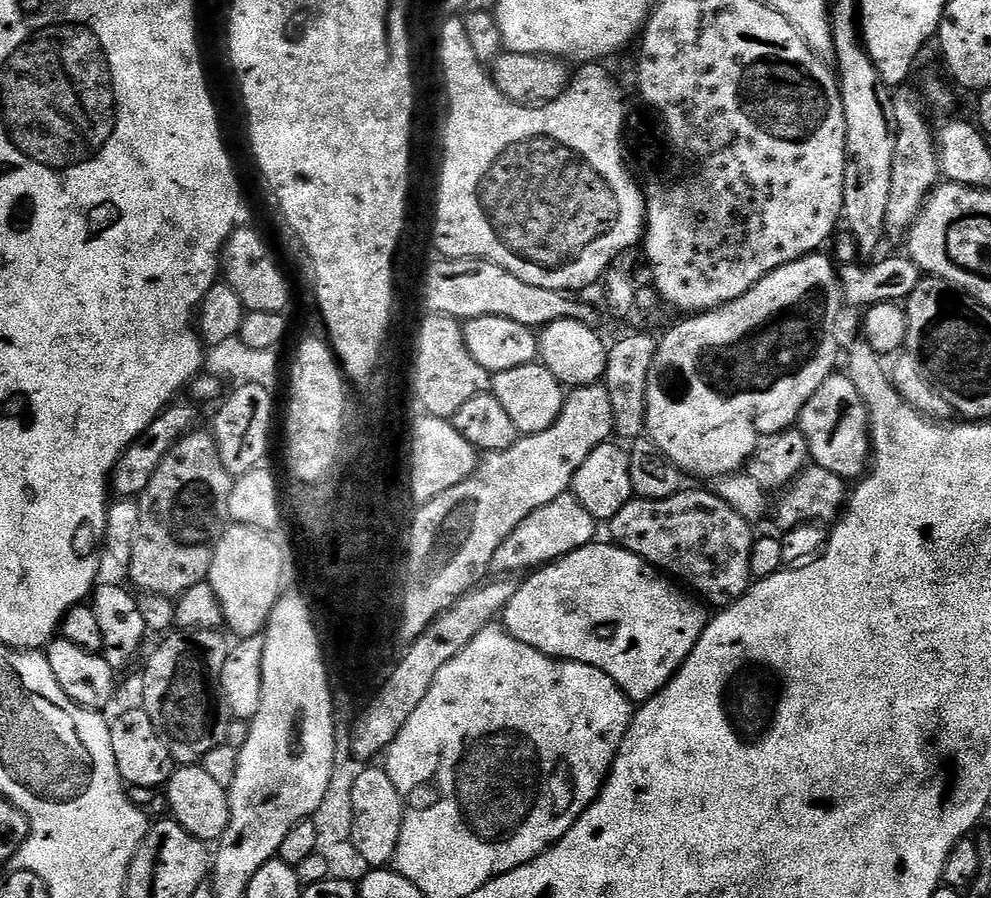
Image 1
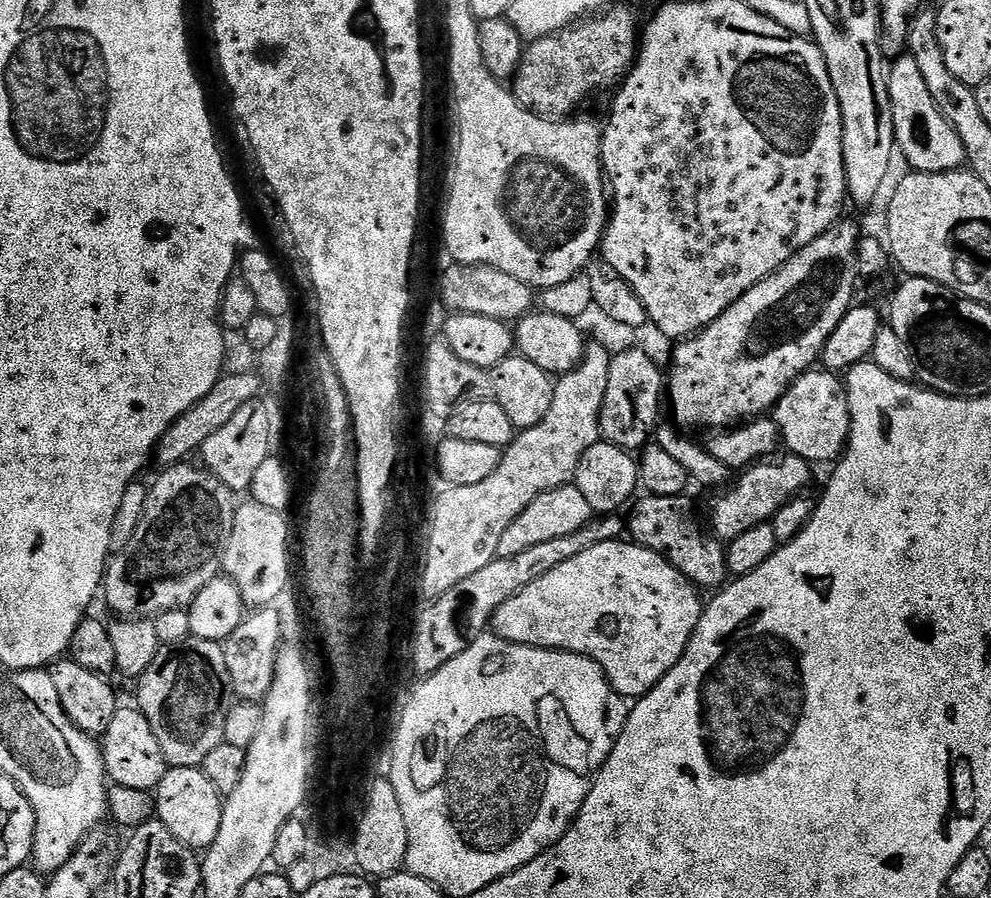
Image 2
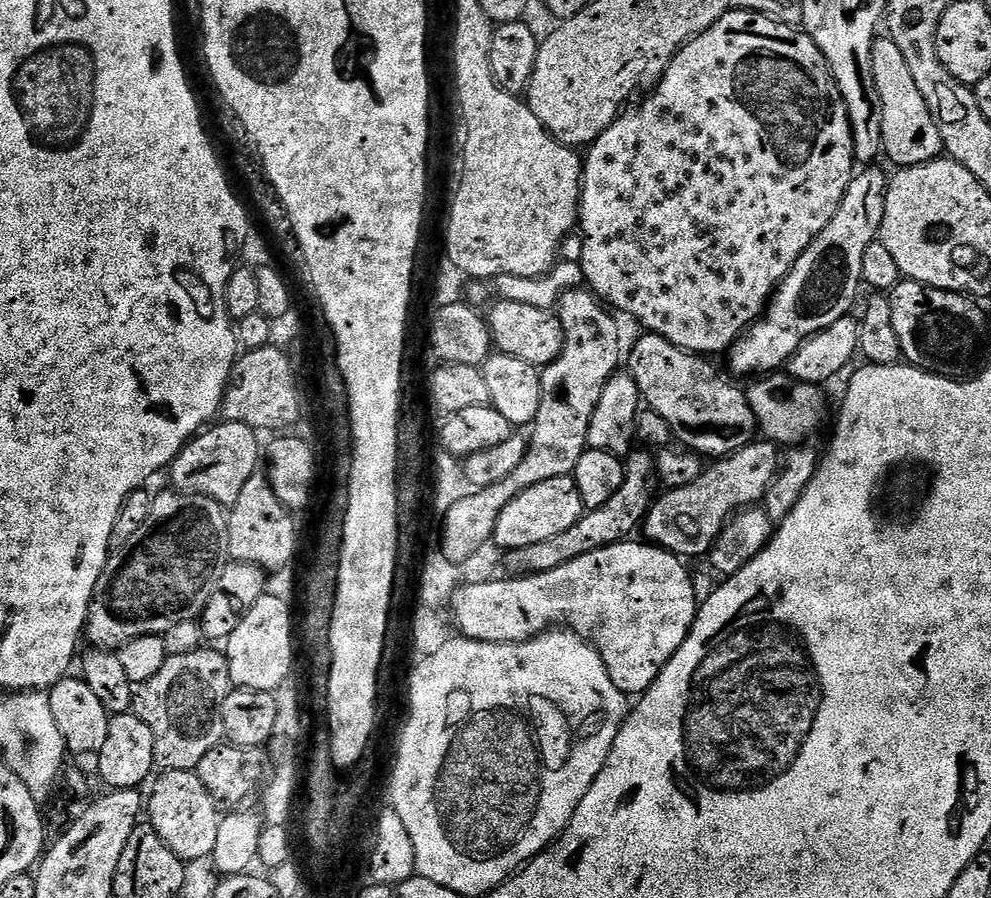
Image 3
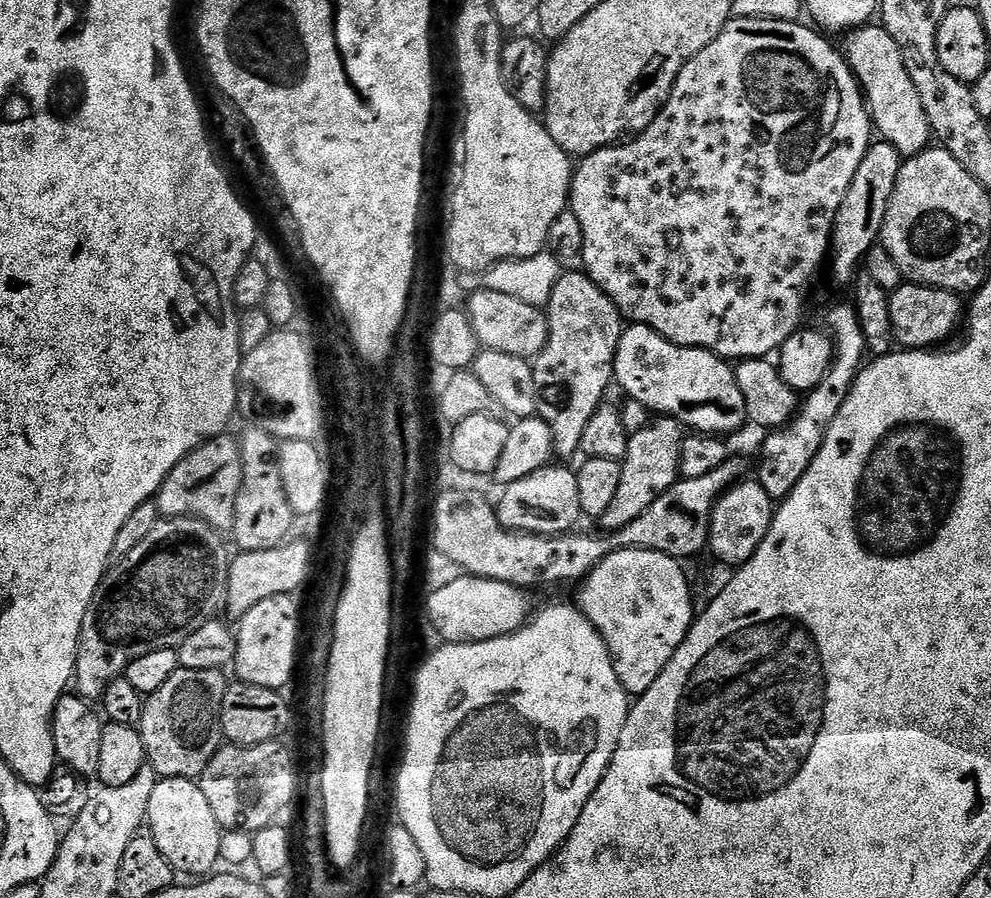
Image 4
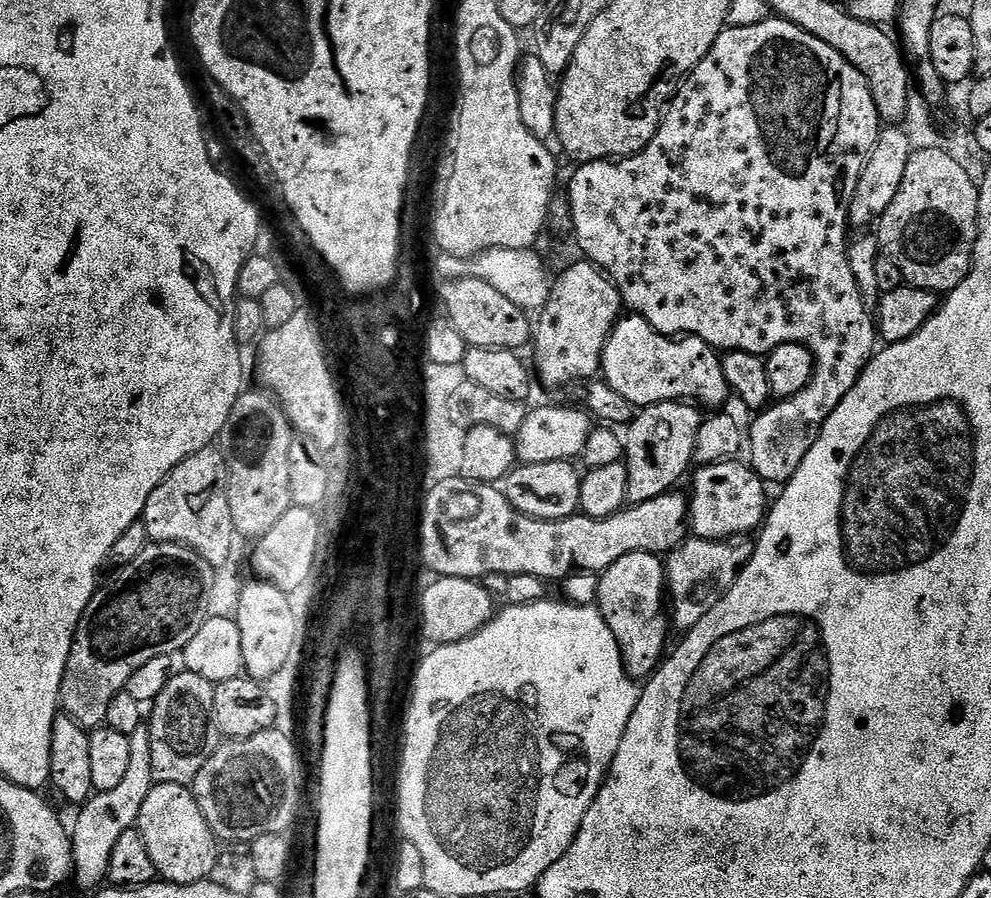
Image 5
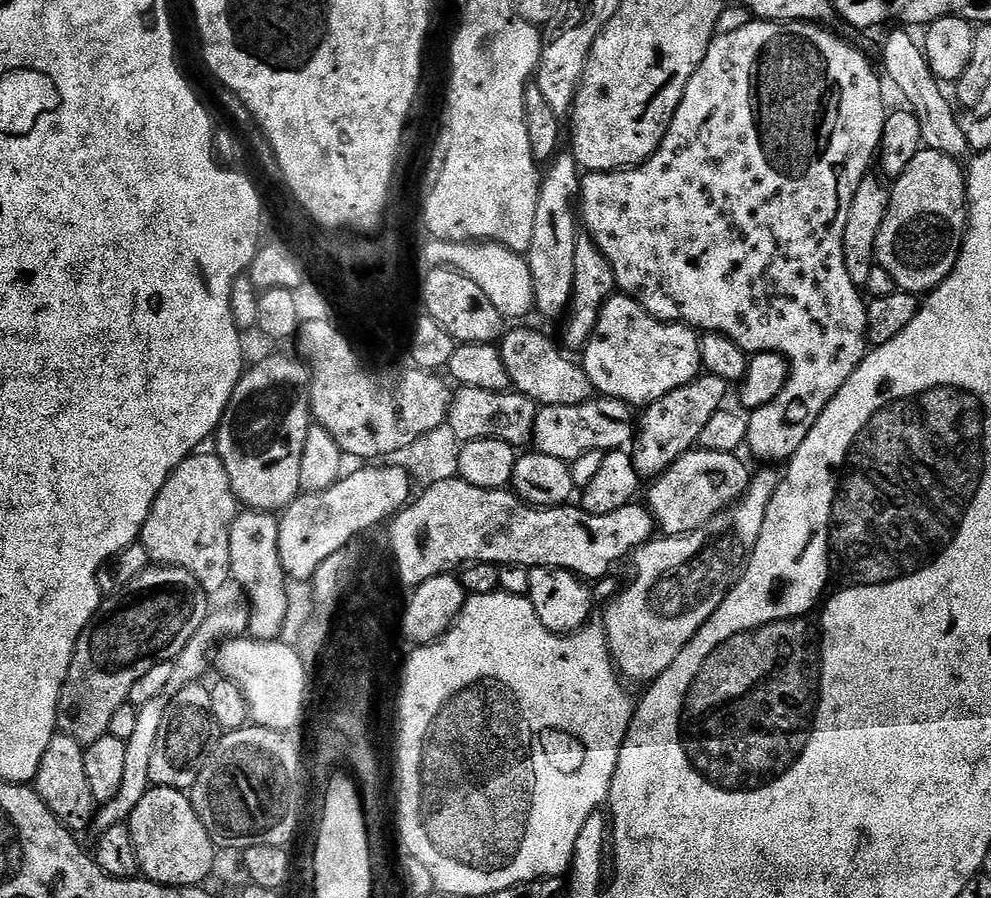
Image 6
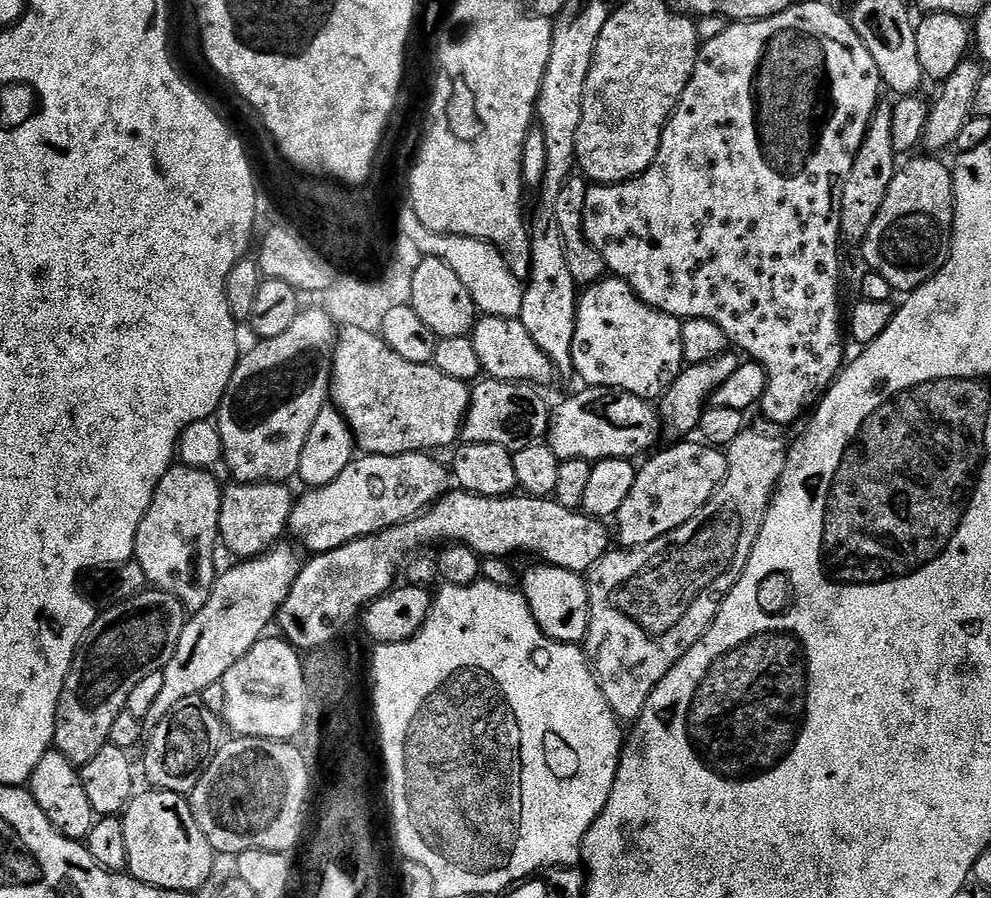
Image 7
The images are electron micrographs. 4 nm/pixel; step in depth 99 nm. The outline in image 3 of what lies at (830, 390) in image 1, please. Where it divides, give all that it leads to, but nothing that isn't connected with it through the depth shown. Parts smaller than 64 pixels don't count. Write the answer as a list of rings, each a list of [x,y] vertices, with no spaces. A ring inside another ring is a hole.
[[[764,374],[747,385],[746,395],[750,410],[754,410],[759,431],[777,446],[800,446],[824,424],[828,416],[828,404],[819,387],[803,384],[787,374]]]

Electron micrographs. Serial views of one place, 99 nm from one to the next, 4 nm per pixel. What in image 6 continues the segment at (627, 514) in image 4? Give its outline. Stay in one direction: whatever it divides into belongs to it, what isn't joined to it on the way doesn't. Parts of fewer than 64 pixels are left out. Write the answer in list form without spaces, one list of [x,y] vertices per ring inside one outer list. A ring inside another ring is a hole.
[[[700,374],[697,380],[692,380],[689,384],[684,384],[681,388],[676,386],[669,387],[668,393],[662,398],[658,398],[654,403],[647,405],[643,409],[644,417],[639,417],[638,431],[634,436],[634,449],[631,458],[636,463],[636,472],[642,478],[655,478],[668,470],[671,464],[678,459],[679,456],[686,455],[687,452],[693,451],[697,447],[700,435],[706,422],[710,422],[710,418],[714,418],[714,414],[725,407],[728,396],[729,381],[718,378],[711,374]]]

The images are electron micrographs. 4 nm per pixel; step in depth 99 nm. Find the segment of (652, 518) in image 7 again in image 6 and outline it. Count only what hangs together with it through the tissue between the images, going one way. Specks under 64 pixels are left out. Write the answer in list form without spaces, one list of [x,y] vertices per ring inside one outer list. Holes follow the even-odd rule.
[[[693,450],[679,456],[668,470],[651,481],[652,489],[648,492],[646,507],[658,521],[658,528],[665,537],[685,536],[688,532],[697,532],[703,524],[708,524],[715,516],[731,508],[747,490],[753,473],[748,472],[741,457],[734,452],[706,452]]]

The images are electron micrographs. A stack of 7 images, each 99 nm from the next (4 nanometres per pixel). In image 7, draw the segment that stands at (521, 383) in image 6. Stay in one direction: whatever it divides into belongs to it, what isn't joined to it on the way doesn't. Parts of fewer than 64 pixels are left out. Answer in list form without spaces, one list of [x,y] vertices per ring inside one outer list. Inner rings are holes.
[[[501,316],[481,317],[473,328],[470,338],[478,353],[480,367],[489,379],[518,381],[546,388],[546,385],[557,377],[558,373],[553,363],[538,348],[534,338],[527,333],[526,326],[523,326],[517,317],[510,319]]]

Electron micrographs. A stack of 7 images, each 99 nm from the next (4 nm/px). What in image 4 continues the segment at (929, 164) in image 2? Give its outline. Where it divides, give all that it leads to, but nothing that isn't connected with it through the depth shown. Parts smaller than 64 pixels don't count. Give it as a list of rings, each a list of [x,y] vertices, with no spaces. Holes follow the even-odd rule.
[[[872,22],[862,28],[853,28],[843,40],[842,55],[861,86],[875,135],[883,143],[894,146],[902,158],[924,151],[933,143],[932,127],[926,118],[926,110],[922,110],[922,98],[918,98],[906,62],[902,62],[902,50],[898,50],[894,38],[890,38],[879,23]]]

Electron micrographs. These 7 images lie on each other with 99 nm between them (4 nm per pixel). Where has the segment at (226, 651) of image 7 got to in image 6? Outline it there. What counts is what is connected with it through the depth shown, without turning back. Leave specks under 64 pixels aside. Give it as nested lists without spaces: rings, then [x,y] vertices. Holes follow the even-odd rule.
[[[247,607],[241,608],[220,608],[209,611],[208,616],[202,622],[198,634],[190,638],[186,650],[176,657],[172,664],[170,682],[166,682],[166,690],[158,694],[158,698],[150,698],[146,706],[138,710],[138,722],[134,729],[134,735],[126,741],[126,767],[122,778],[122,790],[110,798],[110,802],[99,805],[94,821],[97,829],[103,830],[112,826],[127,822],[132,816],[132,811],[146,798],[149,787],[152,784],[150,778],[150,758],[154,758],[154,742],[158,742],[158,730],[162,726],[162,718],[168,709],[168,703],[172,697],[177,696],[188,684],[195,684],[201,679],[207,668],[210,668],[210,657],[217,651],[218,646],[223,645],[229,638],[240,638],[248,632],[248,617],[250,615]]]

